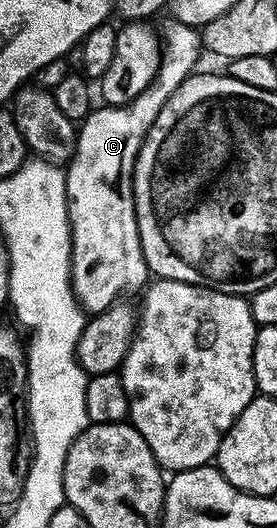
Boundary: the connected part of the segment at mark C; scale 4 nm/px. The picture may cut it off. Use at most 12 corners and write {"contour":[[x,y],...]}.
{"contour":[[171,19],[161,65],[95,107],[66,173],[70,285],[87,314],[145,289],[134,163],[193,72],[201,33]]}

